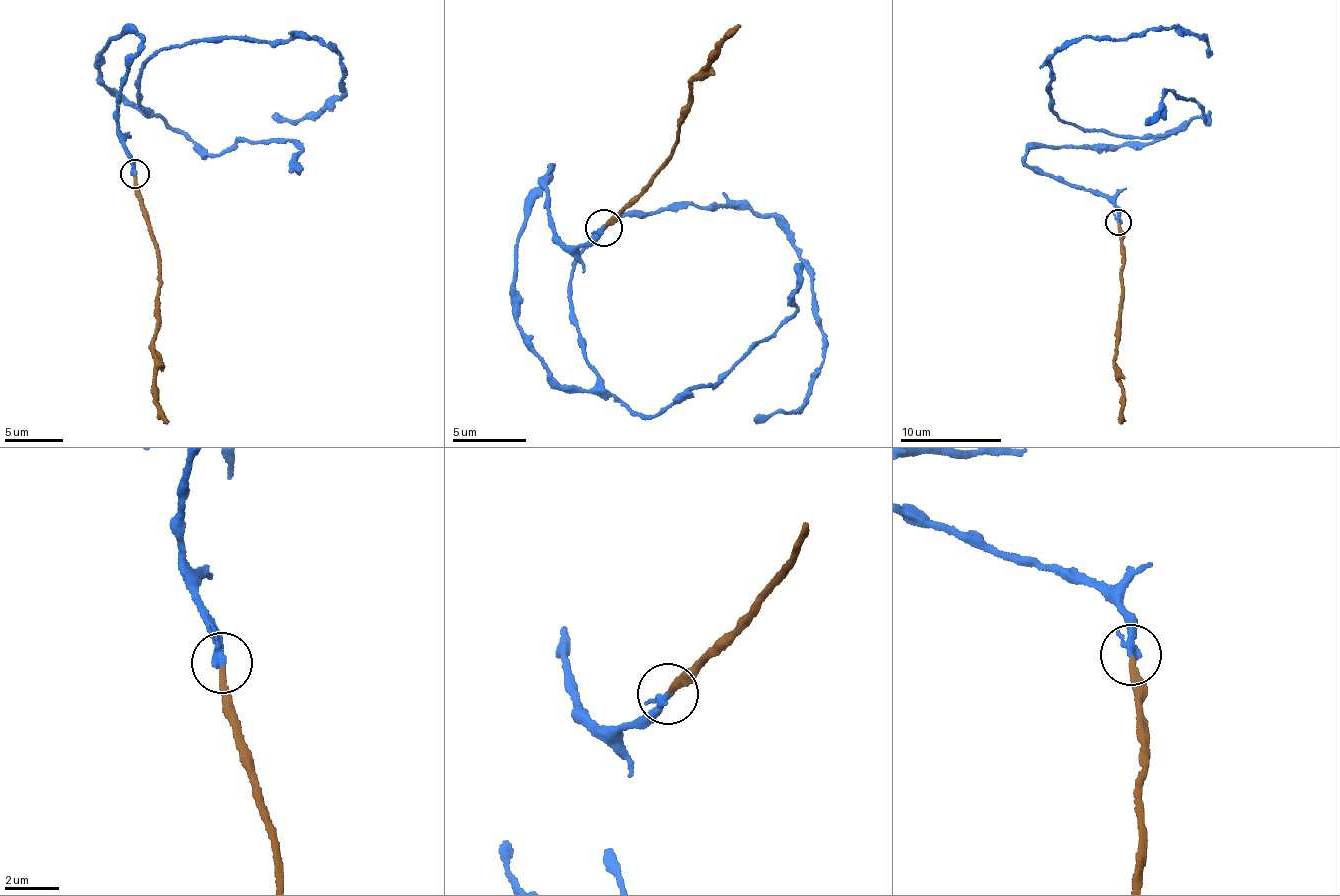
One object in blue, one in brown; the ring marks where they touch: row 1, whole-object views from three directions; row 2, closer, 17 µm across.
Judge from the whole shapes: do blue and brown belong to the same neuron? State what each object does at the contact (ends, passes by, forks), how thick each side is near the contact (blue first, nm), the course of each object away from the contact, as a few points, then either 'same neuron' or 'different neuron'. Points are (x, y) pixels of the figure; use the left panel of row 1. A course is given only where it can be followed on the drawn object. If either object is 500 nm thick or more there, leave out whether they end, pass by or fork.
blue passes by; brown ends there; 200 nm thick on the blue side, 240 nm on the other; blue runs (134, 174), (121, 33), (98, 78), (144, 111), (159, 47), (323, 39), (339, 101), (271, 117); brown runs (134, 174), (142, 215), (160, 267), (152, 356), (156, 410), (166, 423); same neuron

